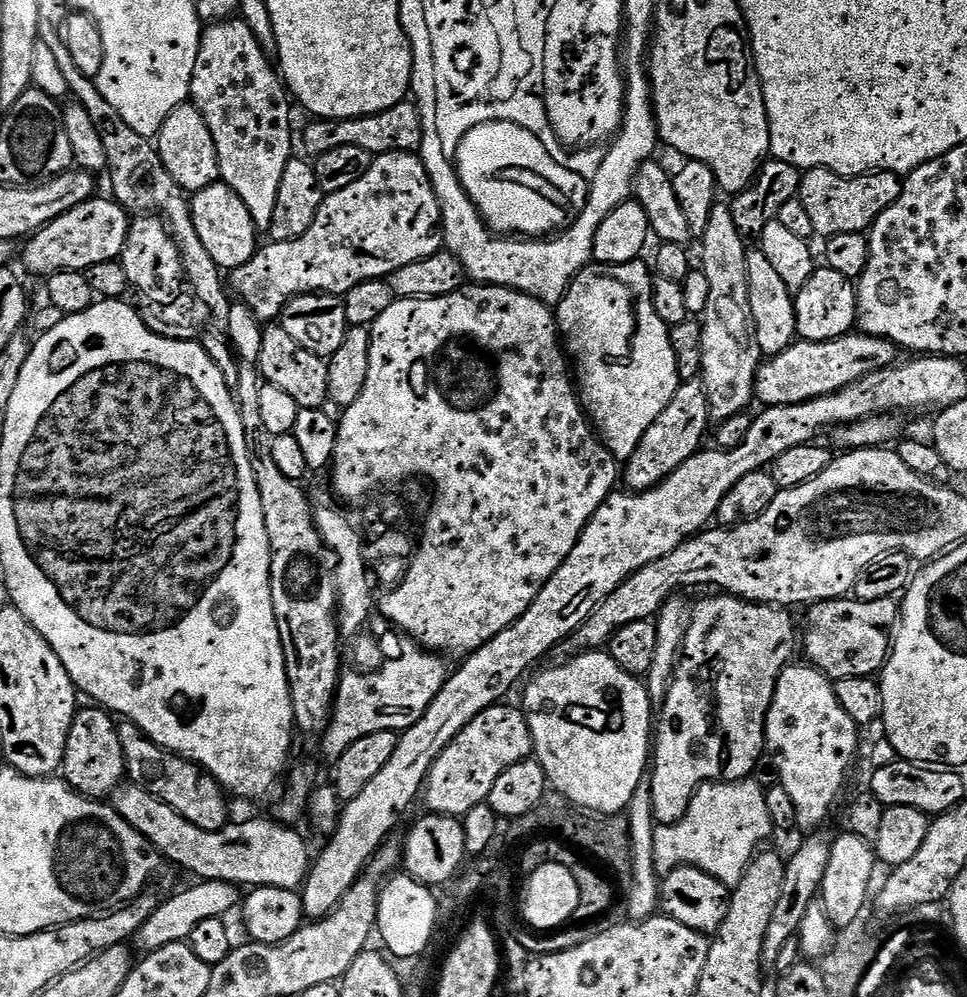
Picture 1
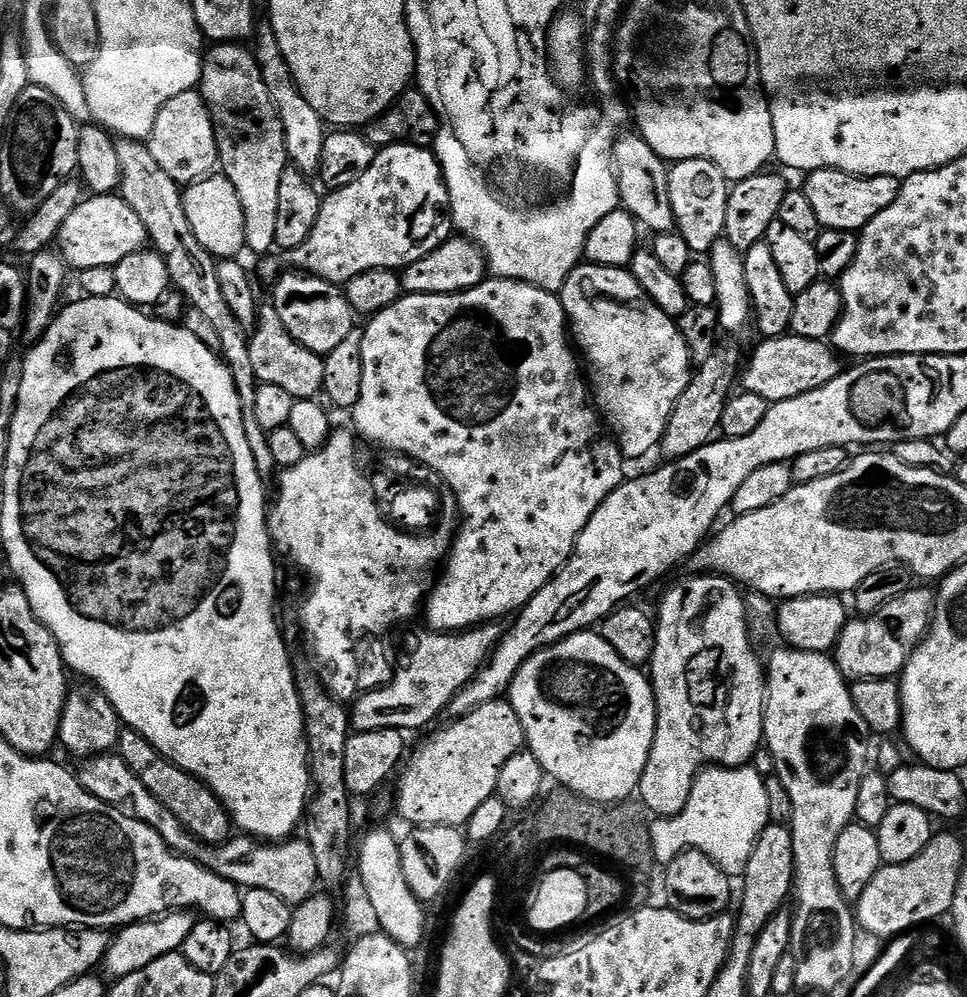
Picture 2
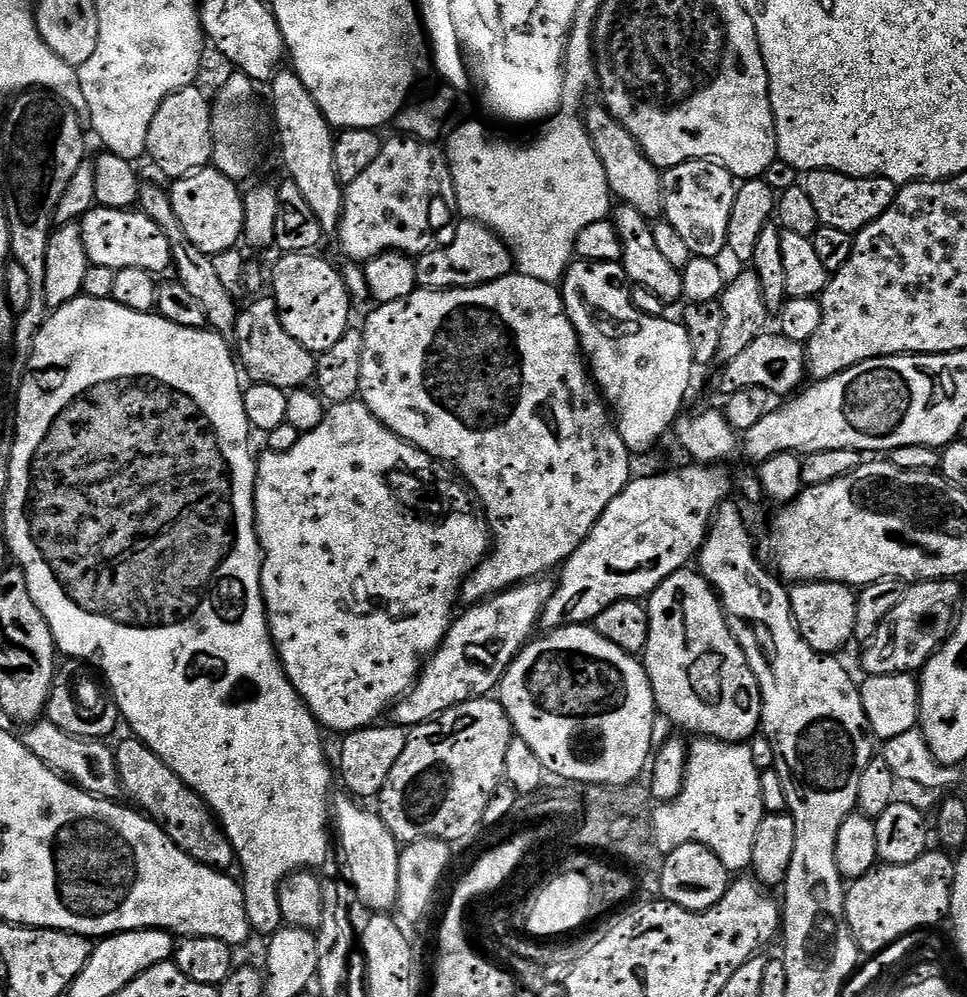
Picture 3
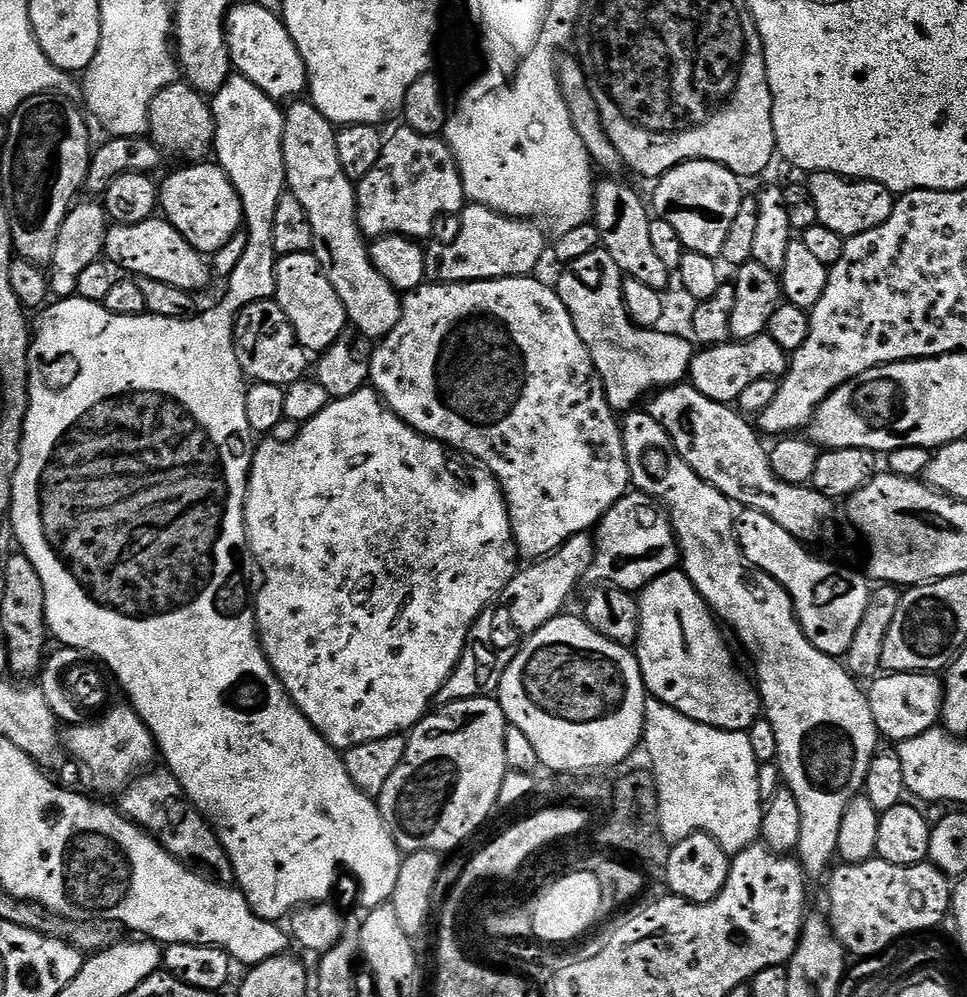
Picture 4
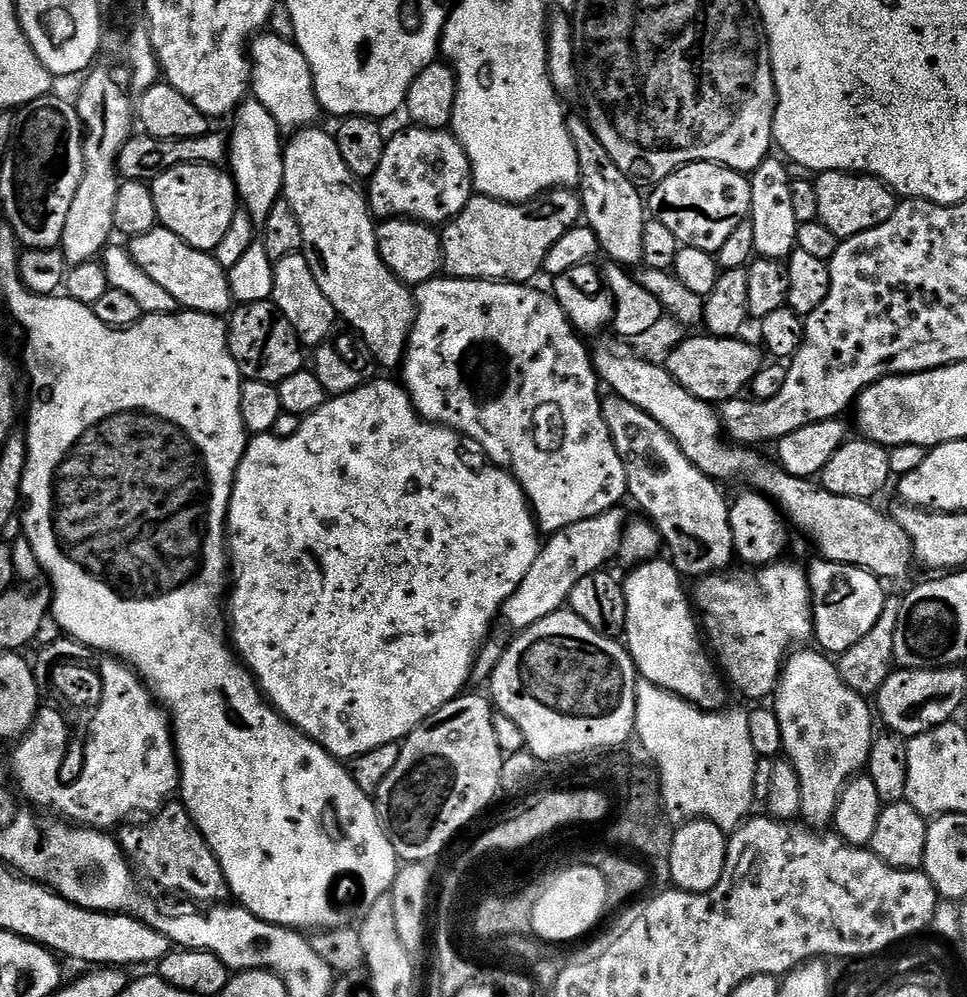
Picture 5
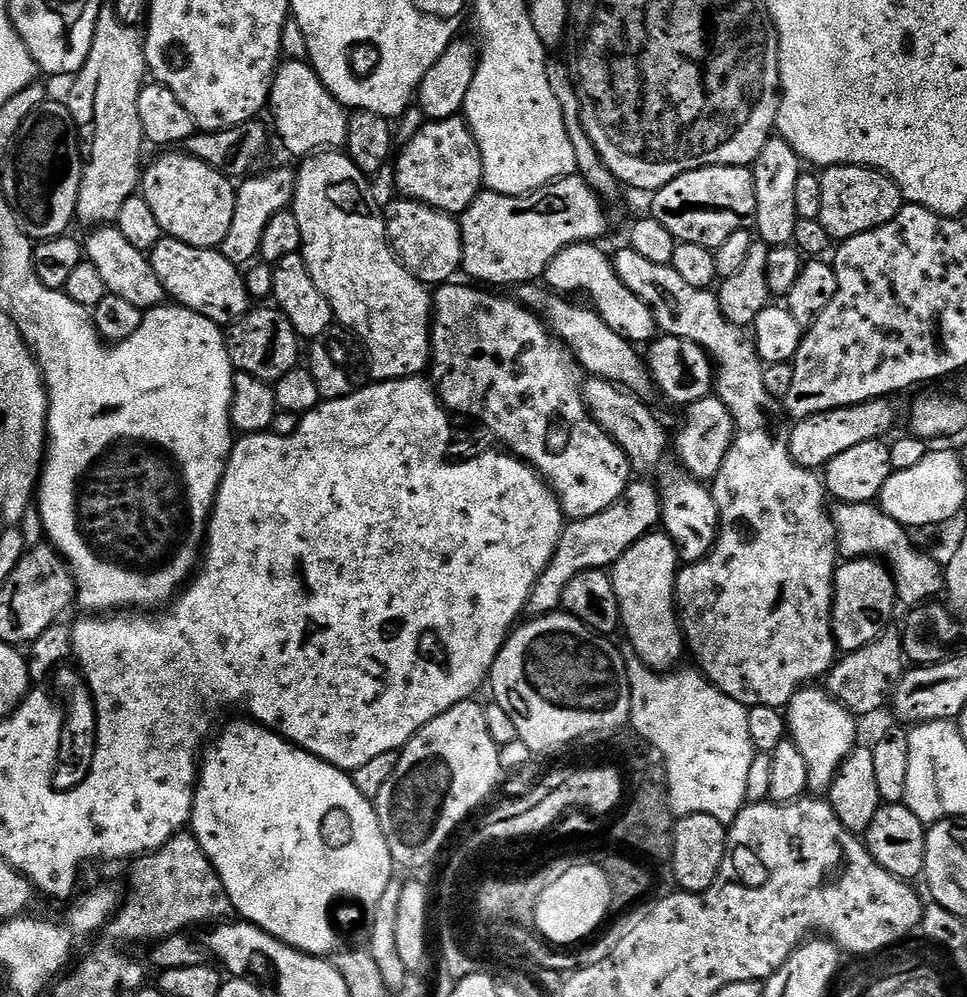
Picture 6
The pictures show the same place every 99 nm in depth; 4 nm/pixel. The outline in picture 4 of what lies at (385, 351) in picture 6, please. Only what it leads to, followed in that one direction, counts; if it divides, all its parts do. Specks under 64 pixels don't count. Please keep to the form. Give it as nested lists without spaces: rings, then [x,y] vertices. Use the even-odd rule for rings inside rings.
[[[300,98],[287,105],[282,138],[286,188],[291,196],[302,202],[302,210],[306,210],[306,218],[310,218],[310,230],[314,230],[311,253],[320,263],[320,269],[326,274],[330,286],[334,286],[338,298],[342,298],[349,325],[362,333],[369,342],[379,342],[398,324],[402,296],[390,286],[390,282],[386,282],[386,278],[382,278],[382,274],[378,274],[378,270],[374,270],[370,262],[366,237],[360,231],[360,223],[356,221],[356,184],[350,178],[346,178],[342,162],[338,162],[336,133],[337,129],[332,121],[326,119],[307,99]]]

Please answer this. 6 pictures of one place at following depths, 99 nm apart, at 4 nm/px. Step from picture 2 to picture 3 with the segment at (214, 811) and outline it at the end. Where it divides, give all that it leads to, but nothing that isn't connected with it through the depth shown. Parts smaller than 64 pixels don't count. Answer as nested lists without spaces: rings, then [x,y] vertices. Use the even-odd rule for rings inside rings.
[[[127,739],[120,745],[115,745],[114,748],[123,795],[125,797],[128,795],[133,800],[131,803],[149,820],[154,821],[168,835],[170,842],[174,842],[174,846],[178,846],[186,855],[194,858],[197,864],[205,864],[217,870],[228,870],[231,864],[233,867],[237,863],[236,852],[226,838],[220,821],[208,807],[208,803],[193,788],[186,786],[186,782],[182,782],[182,778],[178,778],[178,774],[174,774],[174,770],[170,770],[170,766],[166,766],[166,762],[162,762],[162,758],[158,758],[158,754],[154,754],[154,750],[147,748],[143,740]]]

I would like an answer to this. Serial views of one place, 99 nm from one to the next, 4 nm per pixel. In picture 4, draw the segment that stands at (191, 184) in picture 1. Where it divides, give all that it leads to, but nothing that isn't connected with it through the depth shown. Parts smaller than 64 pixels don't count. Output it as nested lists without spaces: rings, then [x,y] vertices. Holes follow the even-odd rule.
[[[187,82],[166,86],[150,102],[148,136],[165,157],[177,156],[180,162],[200,162],[213,151],[215,120],[211,103]]]

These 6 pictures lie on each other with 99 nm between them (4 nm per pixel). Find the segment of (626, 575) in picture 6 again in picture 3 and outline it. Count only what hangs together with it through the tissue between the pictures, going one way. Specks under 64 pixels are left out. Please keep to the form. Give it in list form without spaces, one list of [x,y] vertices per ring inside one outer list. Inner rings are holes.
[[[681,570],[670,574],[647,597],[650,634],[642,653],[642,663],[656,699],[659,715],[673,729],[693,732],[696,738],[721,740],[727,744],[742,744],[751,741],[761,731],[760,709],[762,697],[760,687],[742,654],[742,646],[734,638],[720,597],[696,570]]]

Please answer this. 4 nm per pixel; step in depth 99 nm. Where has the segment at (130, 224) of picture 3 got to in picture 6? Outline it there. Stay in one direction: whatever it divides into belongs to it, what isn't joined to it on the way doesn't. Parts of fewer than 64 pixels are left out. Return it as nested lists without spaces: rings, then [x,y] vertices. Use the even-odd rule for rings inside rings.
[[[162,238],[152,247],[150,259],[158,282],[162,282],[165,293],[172,296],[177,305],[210,318],[221,326],[231,324],[248,313],[250,295],[245,273],[232,264],[215,248],[195,248],[181,240]]]

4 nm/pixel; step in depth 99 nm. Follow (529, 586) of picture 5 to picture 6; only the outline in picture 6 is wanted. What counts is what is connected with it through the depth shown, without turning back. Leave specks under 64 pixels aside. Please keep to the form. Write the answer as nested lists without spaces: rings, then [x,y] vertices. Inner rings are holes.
[[[629,483],[627,490],[609,508],[602,510],[602,514],[573,520],[565,527],[552,555],[552,561],[548,563],[548,567],[532,588],[531,596],[528,597],[526,612],[529,617],[539,618],[555,613],[560,608],[560,599],[566,590],[566,582],[574,578],[574,574],[595,568],[611,569],[616,563],[617,556],[625,548],[648,535],[661,523],[660,493],[657,485],[652,484]]]

